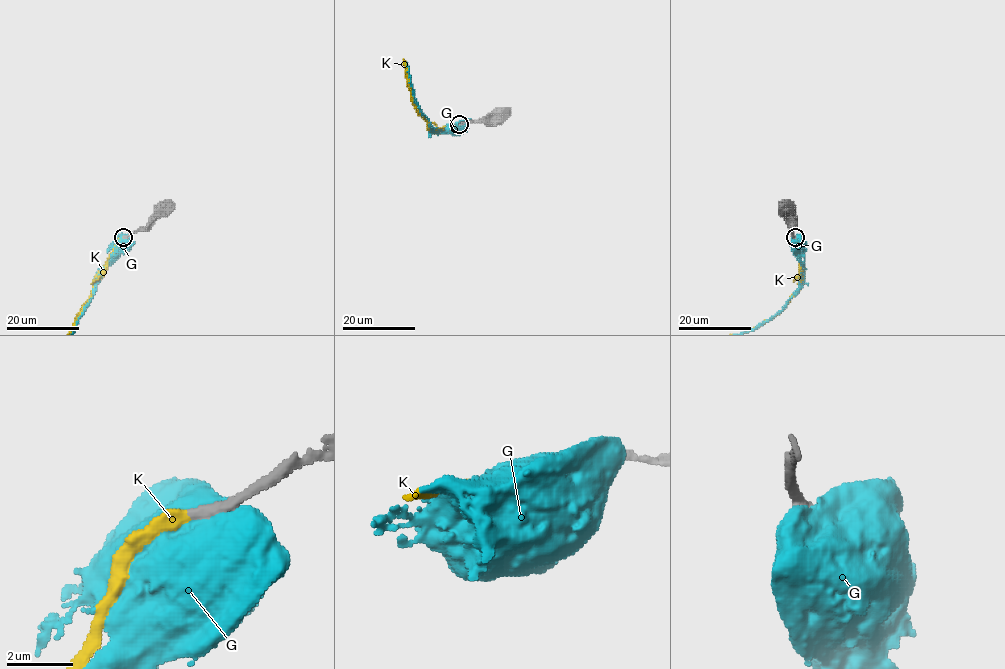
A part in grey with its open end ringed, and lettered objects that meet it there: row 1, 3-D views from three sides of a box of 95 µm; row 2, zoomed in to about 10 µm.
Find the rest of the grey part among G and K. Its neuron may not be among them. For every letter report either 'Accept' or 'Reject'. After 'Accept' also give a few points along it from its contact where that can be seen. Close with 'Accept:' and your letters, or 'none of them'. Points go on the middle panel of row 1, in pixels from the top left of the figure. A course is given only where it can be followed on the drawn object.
G: Reject
K: Accept
Accept: K

